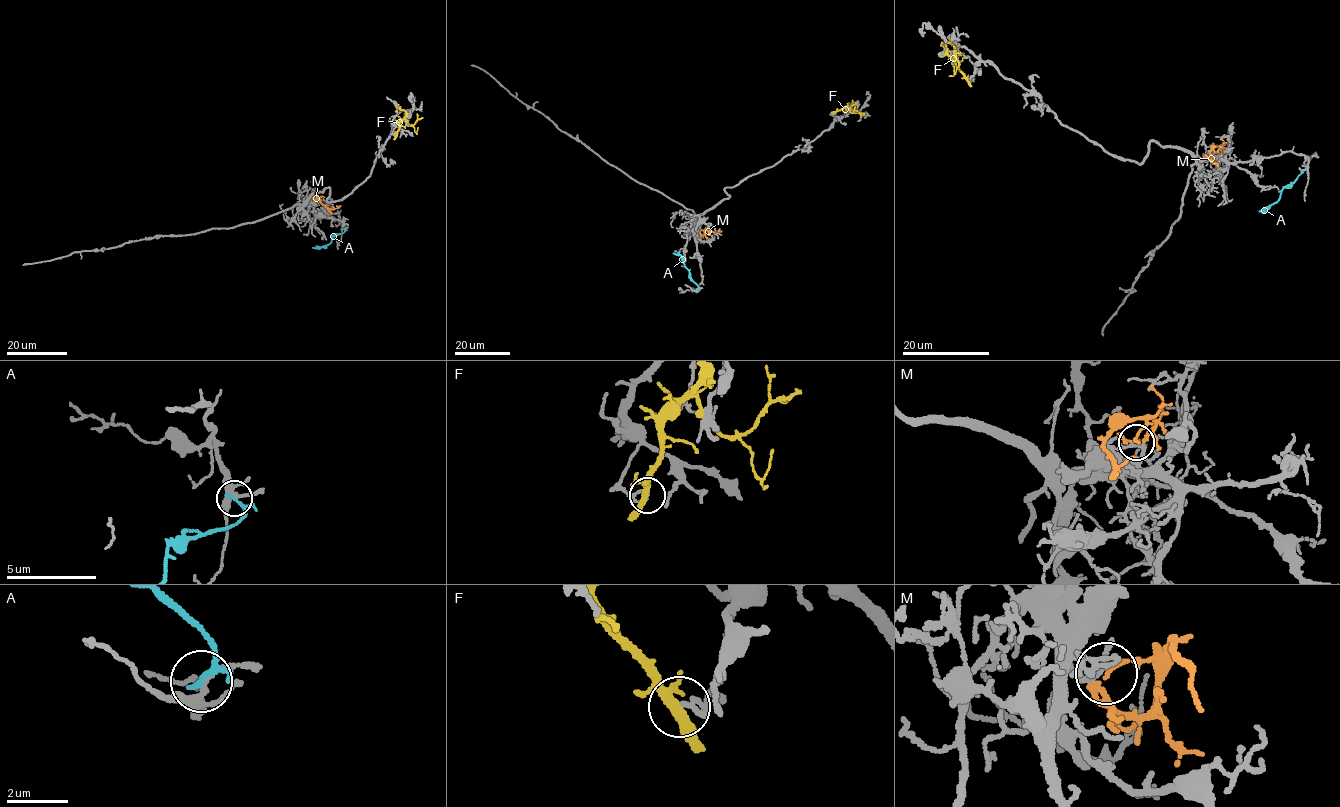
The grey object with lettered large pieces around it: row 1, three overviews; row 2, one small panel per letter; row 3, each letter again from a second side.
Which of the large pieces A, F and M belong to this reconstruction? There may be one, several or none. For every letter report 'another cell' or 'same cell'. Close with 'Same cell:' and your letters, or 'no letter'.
A: another cell
F: another cell
M: same cell
Same cell: M

